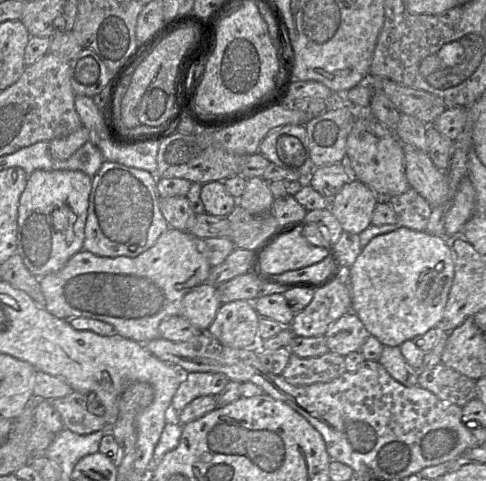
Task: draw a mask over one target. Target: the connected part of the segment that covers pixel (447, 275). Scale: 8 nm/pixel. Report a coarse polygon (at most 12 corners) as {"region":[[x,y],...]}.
{"region":[[406,227],[343,270],[384,346],[443,323],[455,256]]}

